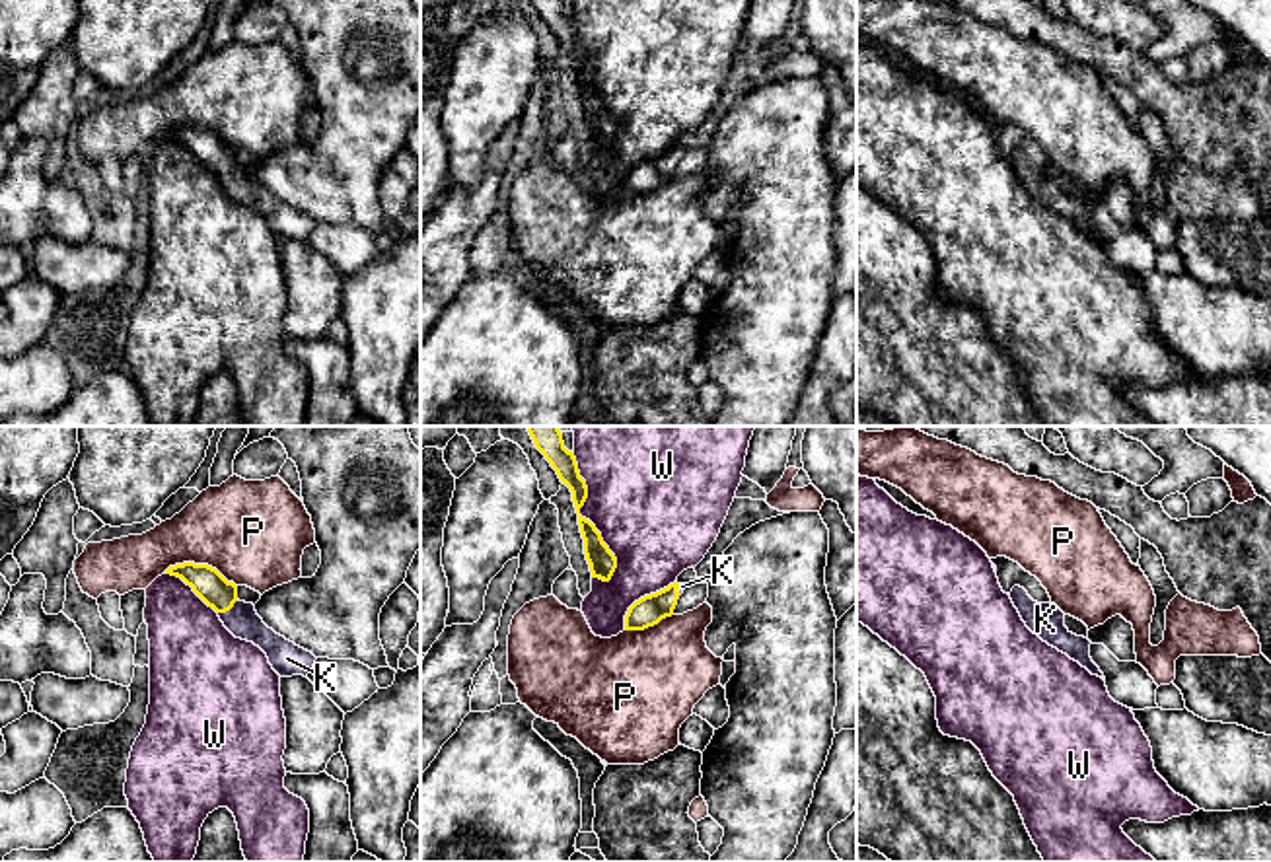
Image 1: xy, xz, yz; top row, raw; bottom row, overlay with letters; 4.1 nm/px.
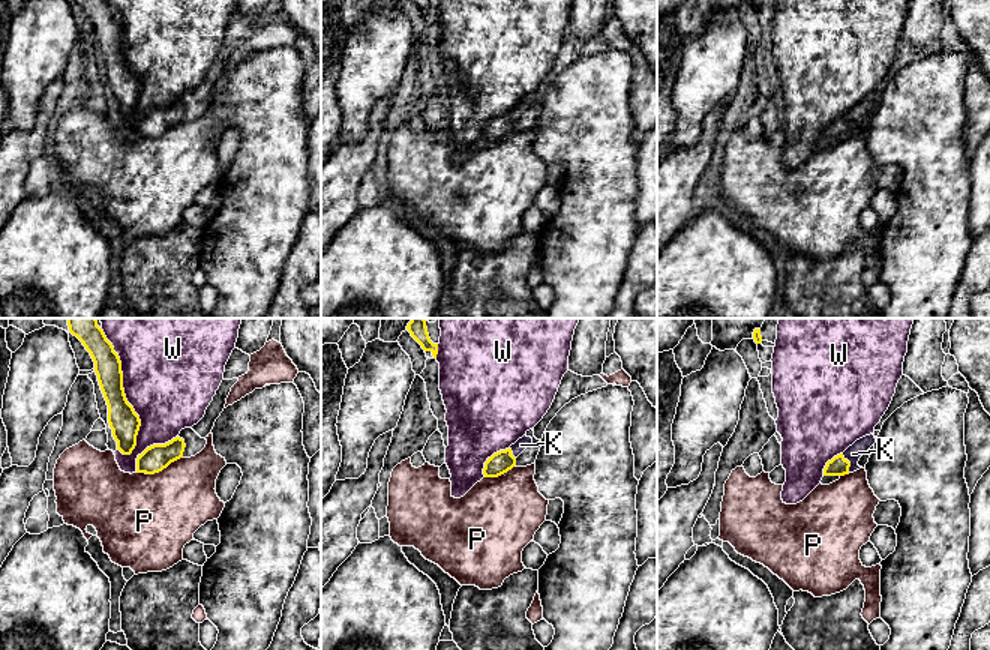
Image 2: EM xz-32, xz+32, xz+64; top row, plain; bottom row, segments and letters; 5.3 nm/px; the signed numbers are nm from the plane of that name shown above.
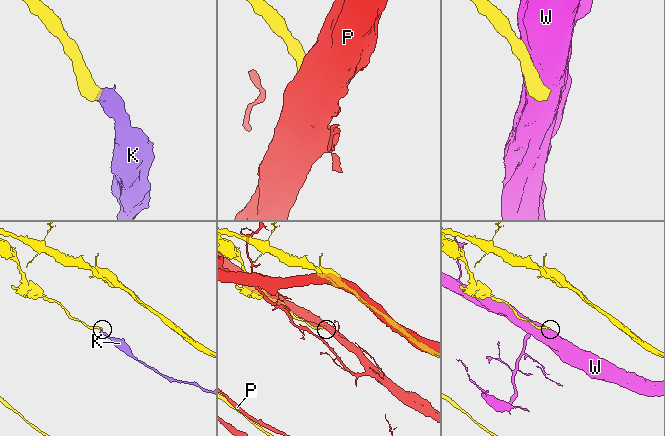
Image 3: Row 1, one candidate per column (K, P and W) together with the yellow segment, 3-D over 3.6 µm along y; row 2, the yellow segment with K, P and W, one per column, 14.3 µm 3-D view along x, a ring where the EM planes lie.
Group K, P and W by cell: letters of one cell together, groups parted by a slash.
K / P / W

